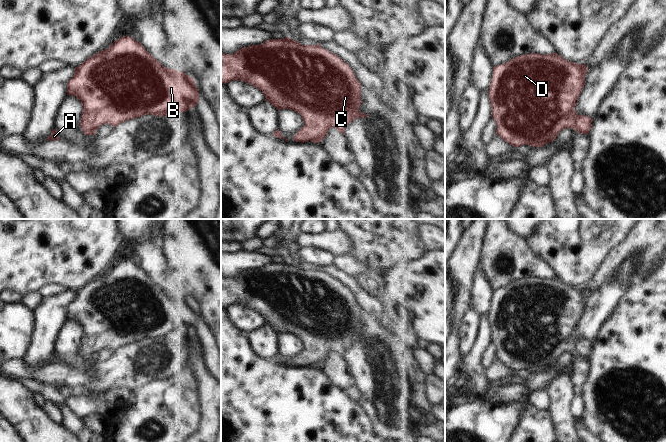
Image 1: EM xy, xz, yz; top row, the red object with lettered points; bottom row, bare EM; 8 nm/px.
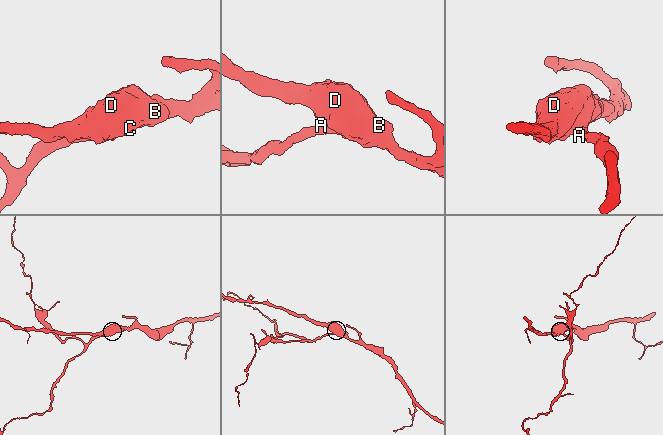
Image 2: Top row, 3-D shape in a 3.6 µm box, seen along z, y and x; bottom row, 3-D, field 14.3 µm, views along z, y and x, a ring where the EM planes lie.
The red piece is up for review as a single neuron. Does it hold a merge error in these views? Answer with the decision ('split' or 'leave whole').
leave whole

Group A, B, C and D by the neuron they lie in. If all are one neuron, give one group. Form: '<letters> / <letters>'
A B C D

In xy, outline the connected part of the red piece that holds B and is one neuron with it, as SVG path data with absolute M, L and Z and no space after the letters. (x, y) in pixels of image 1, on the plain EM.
M130 260L121 261L108 273L75 291L74 299L67 306L67 319L75 320L82 327L80 351L85 359L95 359L103 348L115 351L147 338L172 341L199 326L199 316L192 301L164 291Z

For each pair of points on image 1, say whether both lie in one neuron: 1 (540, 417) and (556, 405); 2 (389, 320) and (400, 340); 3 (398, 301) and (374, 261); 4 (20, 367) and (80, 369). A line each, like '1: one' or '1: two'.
1: two
2: one
3: two
4: one

